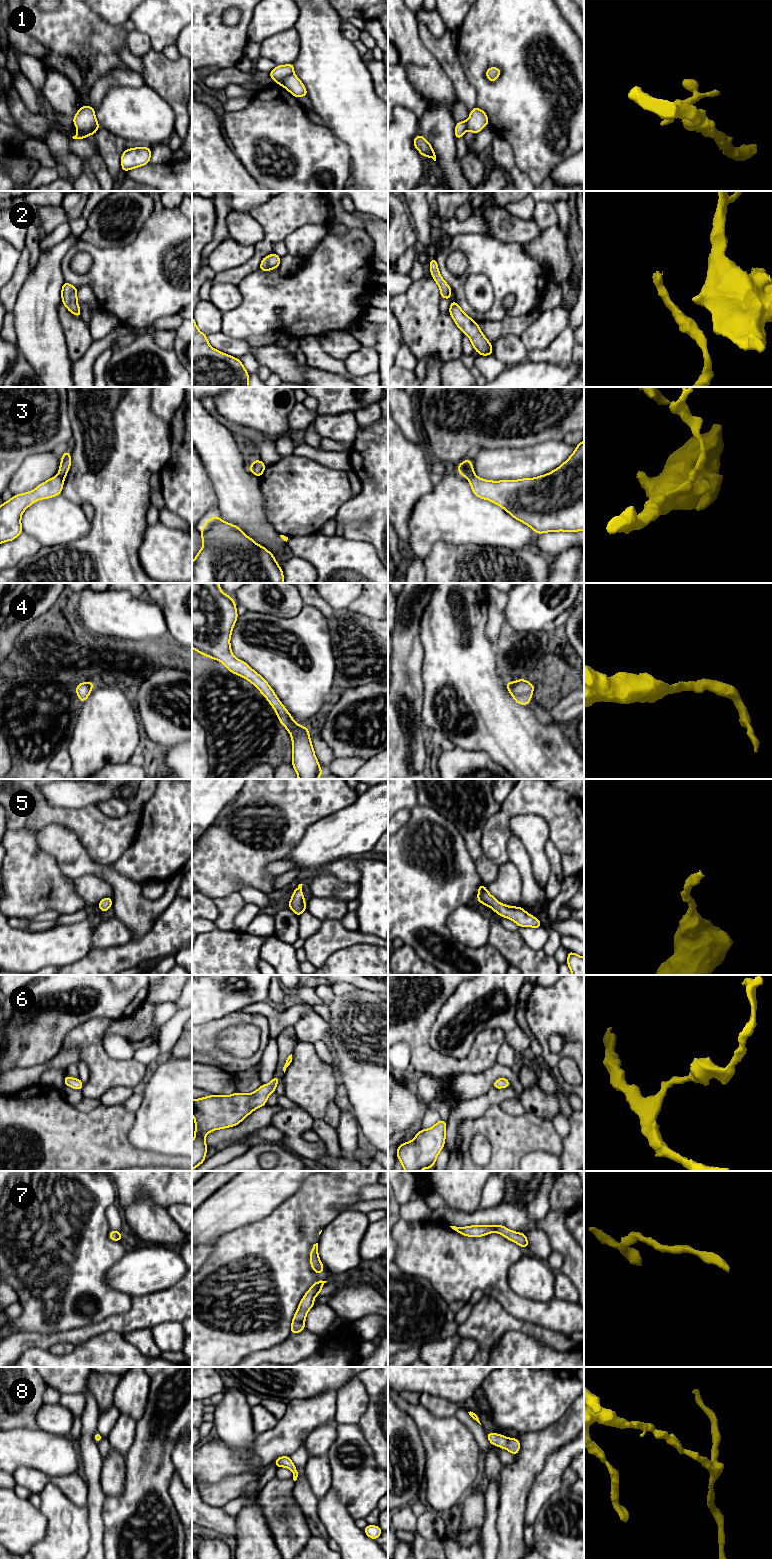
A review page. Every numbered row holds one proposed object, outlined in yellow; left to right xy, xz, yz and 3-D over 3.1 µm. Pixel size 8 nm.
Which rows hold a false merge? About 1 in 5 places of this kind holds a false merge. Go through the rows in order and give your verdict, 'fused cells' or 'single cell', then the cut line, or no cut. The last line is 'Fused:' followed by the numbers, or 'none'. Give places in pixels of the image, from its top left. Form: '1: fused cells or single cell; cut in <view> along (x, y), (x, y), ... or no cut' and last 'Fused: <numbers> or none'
1: fused cells; cut in xz along (293, 72), (277, 82)
2: single cell; no cut
3: fused cells; cut in yz along (474, 475), (468, 479)
4: single cell; no cut
5: single cell; no cut
6: single cell; no cut
7: single cell; no cut
8: single cell; no cut
Fused: 1, 3

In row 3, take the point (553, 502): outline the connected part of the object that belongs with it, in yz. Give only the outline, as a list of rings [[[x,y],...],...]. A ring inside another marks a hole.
[[[584,439],[572,455],[557,469],[536,478],[520,480],[484,480],[477,476],[468,479],[475,496],[489,500],[507,511],[512,517],[531,527],[536,534],[545,532],[578,532],[584,530]]]

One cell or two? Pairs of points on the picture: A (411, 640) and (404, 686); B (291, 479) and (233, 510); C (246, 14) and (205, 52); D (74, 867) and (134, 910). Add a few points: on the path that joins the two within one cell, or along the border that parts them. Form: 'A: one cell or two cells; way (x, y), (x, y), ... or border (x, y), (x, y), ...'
A: one cell; way (407, 651), (406, 675)
B: two cells; border (259, 477), (267, 517)
C: one cell; way (241, 26), (223, 44), (217, 44)
D: one cell; way (91, 867), (105, 871), (126, 893)

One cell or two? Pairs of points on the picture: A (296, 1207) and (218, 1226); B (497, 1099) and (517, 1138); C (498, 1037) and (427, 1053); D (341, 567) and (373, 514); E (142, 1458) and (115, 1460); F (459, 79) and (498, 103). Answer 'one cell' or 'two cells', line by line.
A: two cells
B: two cells
C: one cell
D: two cells
E: two cells
F: two cells

